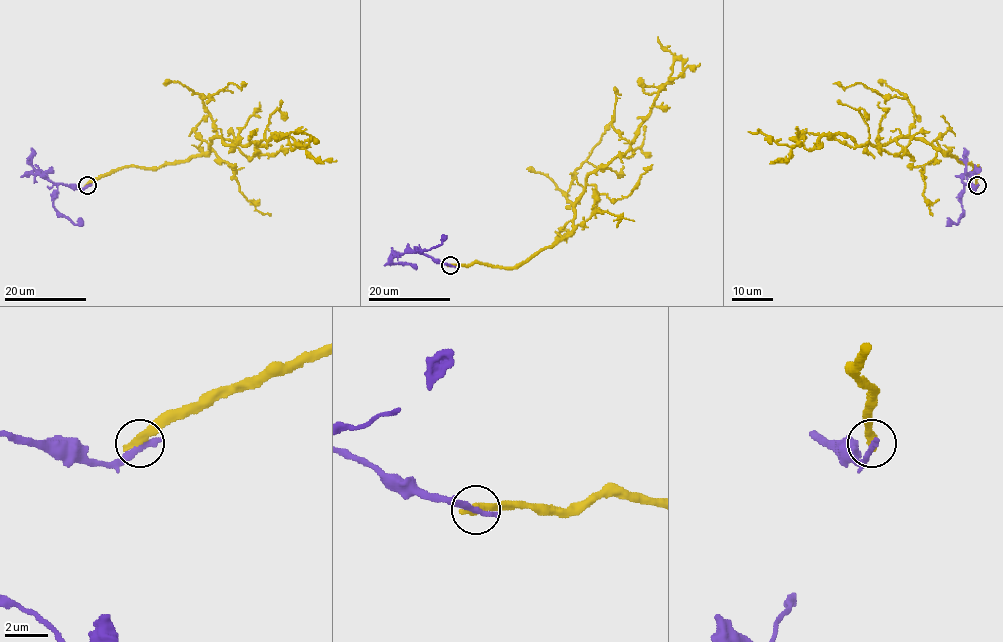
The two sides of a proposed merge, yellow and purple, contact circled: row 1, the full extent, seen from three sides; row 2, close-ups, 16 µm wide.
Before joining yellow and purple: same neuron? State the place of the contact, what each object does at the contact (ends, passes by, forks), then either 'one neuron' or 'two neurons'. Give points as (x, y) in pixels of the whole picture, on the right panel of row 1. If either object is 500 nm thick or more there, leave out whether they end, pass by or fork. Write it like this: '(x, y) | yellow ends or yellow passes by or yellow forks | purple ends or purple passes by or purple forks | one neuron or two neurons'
(977, 185) | yellow ends | purple ends | two neurons

